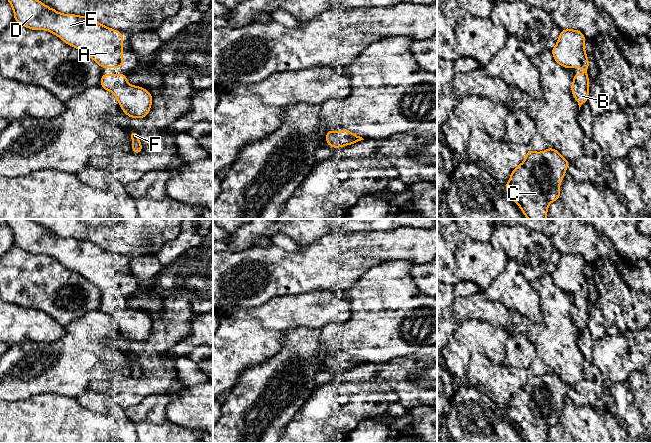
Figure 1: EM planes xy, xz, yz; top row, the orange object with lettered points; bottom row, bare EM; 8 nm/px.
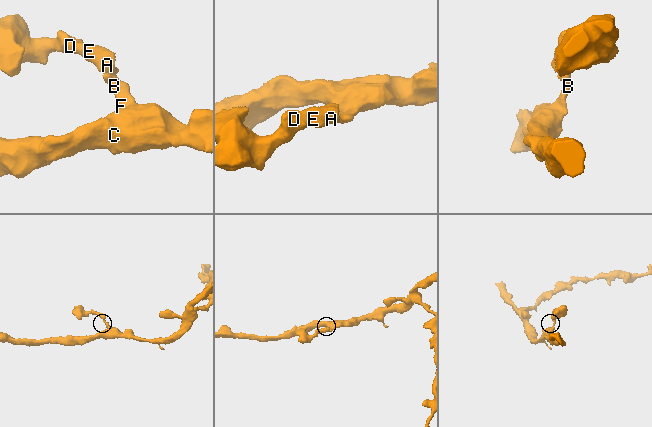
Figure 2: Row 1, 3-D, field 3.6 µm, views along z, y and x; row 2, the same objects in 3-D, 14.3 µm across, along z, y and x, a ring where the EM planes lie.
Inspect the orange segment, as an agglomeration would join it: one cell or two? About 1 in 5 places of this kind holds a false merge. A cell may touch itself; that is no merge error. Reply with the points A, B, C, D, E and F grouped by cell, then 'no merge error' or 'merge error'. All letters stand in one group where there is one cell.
groups A B C D E F; no merge error

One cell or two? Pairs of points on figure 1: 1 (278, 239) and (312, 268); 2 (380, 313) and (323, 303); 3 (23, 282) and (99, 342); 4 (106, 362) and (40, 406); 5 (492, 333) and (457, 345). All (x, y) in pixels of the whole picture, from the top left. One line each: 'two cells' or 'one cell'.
1: two cells
2: two cells
3: two cells
4: two cells
5: one cell

